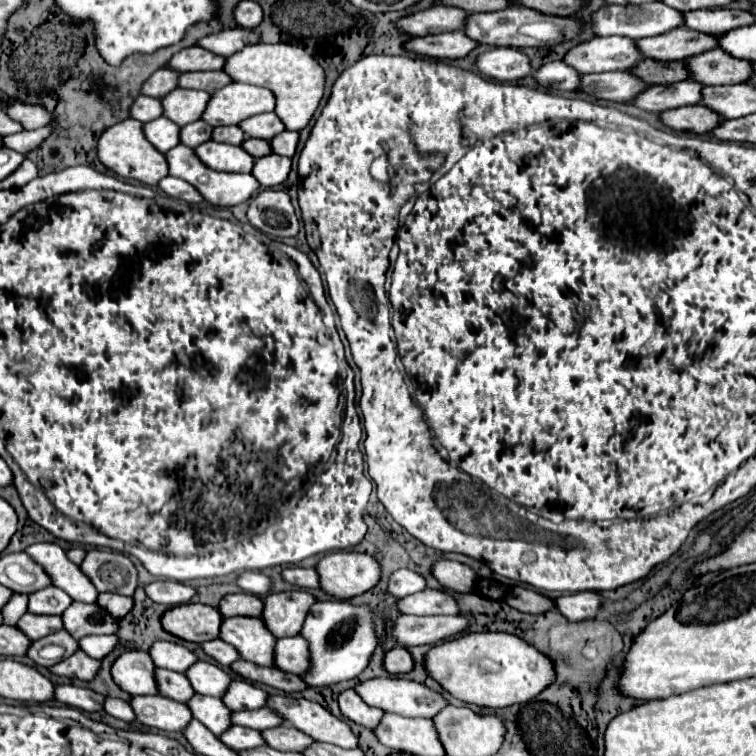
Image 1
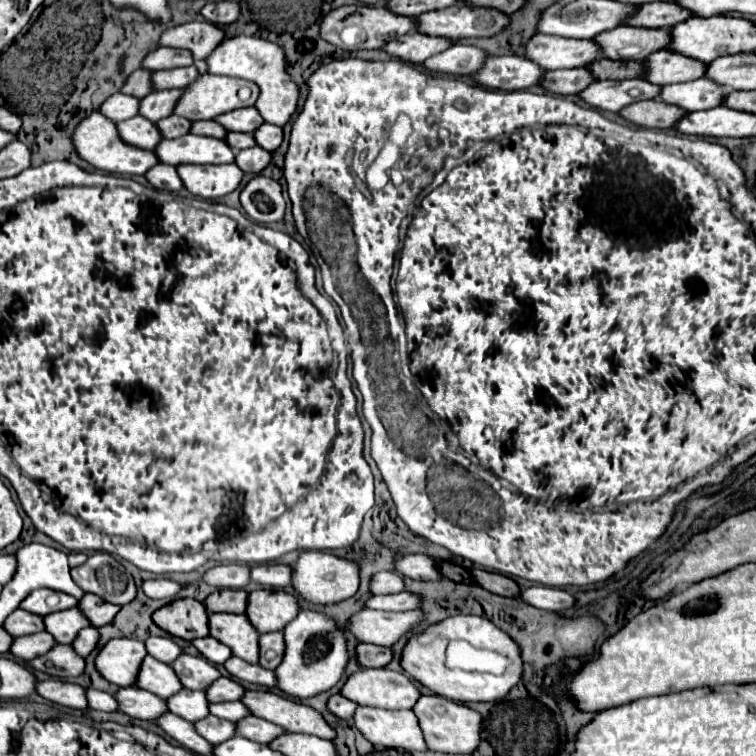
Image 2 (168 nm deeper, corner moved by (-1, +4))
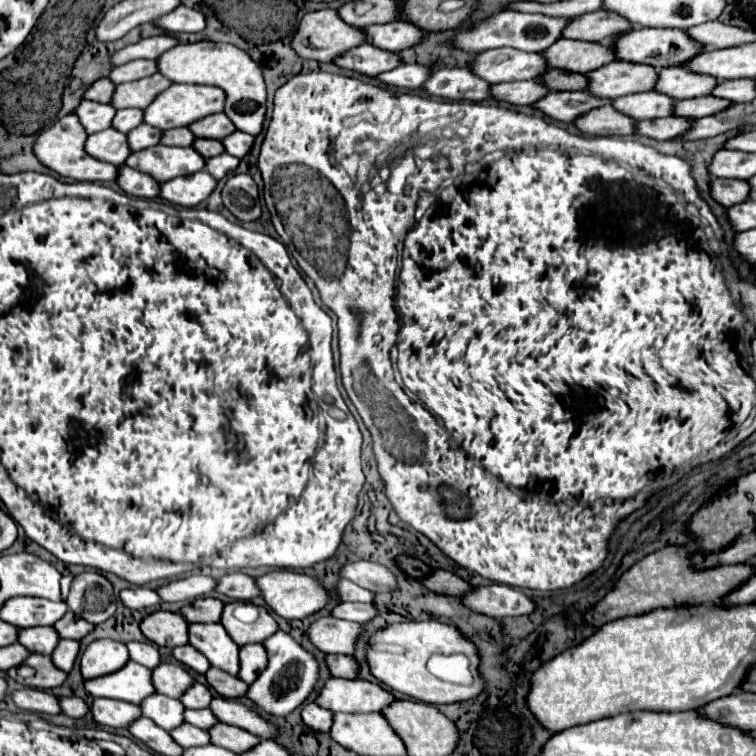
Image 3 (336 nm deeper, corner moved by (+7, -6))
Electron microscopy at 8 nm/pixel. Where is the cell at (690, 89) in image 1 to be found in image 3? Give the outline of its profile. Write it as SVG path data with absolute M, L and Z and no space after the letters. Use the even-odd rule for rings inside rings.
M548 92L538 104L532 106L556 122L572 122L580 114L604 104L612 104L612 102L598 100L586 92Z

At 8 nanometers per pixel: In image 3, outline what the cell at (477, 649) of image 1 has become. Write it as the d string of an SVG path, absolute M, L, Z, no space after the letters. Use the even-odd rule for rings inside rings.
M438 620L426 622L400 622L388 624L382 630L374 632L368 648L366 662L370 666L372 676L384 682L390 690L412 696L414 700L422 700L428 704L450 704L470 700L482 692L482 676L478 671L478 654L476 646L462 636L456 626L442 624ZM432 654L447 654L451 663L459 663L459 678L437 678L427 670L427 662Z

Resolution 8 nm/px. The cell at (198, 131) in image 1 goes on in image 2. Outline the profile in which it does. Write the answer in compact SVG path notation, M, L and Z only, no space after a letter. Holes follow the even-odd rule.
M172 114L172 116L164 118L164 120L160 120L158 128L160 128L160 132L162 132L164 138L180 138L180 136L186 136L190 132L192 122L184 120L184 118L176 116L176 114Z

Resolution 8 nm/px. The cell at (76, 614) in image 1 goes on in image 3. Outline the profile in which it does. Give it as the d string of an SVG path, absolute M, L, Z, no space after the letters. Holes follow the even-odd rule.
M42 626L42 628L20 628L18 634L18 642L30 650L30 652L38 652L38 654L52 654L52 650L58 644L58 634L52 626Z

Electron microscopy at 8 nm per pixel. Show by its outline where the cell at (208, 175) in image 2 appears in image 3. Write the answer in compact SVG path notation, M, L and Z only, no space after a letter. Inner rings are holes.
M204 170L184 176L184 178L172 178L172 182L160 184L160 198L176 204L192 208L206 200L210 192L216 188L216 180L210 174L204 174Z

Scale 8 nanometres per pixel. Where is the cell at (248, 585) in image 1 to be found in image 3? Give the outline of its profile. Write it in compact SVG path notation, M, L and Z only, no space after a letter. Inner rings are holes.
M192 574L192 576L180 578L180 580L172 580L172 582L164 584L164 586L160 586L156 592L160 594L162 602L178 602L178 600L190 602L194 598L210 594L214 588L216 588L214 578Z

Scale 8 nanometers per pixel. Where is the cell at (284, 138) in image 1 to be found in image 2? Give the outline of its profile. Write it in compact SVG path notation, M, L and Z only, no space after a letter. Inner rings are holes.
M262 124L256 132L254 132L254 138L256 138L256 144L262 146L264 150L278 150L282 140L284 140L284 130L280 126L274 126L274 124Z

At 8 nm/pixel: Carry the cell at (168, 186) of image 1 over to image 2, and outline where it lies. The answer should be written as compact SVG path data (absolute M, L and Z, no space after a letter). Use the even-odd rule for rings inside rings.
M156 164L154 168L150 168L146 172L148 182L156 188L156 190L164 190L164 192L180 192L184 188L176 168L168 166L168 164Z

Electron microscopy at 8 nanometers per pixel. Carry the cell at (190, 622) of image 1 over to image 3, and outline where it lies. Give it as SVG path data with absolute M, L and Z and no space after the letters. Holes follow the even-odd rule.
M152 612L140 622L142 634L158 644L176 648L180 644L188 644L188 622L174 612Z

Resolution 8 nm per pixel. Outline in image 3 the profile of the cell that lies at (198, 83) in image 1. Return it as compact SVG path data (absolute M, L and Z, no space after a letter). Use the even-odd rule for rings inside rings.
M152 74L148 78L140 78L136 82L126 82L116 86L116 94L112 94L112 106L114 108L146 108L156 94L166 90L172 82L164 78L162 74Z

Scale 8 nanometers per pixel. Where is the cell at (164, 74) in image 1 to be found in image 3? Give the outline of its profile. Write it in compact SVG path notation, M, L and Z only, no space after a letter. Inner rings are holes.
M98 78L92 82L92 86L88 86L88 90L84 90L84 98L94 102L110 102L114 88L116 86L110 82L110 78Z

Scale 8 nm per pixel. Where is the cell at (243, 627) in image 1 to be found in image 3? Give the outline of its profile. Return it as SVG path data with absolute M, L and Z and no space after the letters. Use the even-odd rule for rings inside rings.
M188 624L188 642L202 652L214 668L232 676L238 674L238 646L232 642L222 624Z

